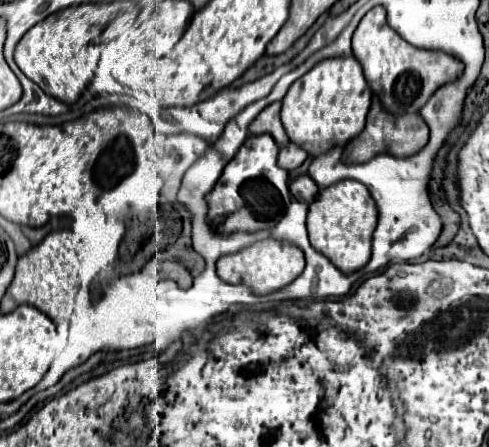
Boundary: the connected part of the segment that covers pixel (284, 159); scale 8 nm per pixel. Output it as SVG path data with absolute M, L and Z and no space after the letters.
M289 142L287 146L281 146L277 164L279 164L283 170L289 170L289 172L291 172L291 170L299 168L299 166L305 162L305 158L307 158L307 152L305 152L301 146Z

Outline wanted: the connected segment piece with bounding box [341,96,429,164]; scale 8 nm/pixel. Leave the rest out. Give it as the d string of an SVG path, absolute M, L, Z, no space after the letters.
M377 96L373 98L373 104L369 108L367 114L367 126L365 130L353 138L345 148L343 148L343 156L341 160L345 164L357 164L357 162L367 162L377 154L389 152L395 156L413 156L417 150L421 150L425 146L425 142L429 142L429 128L425 124L425 120L419 114L405 114L405 116L391 116L385 112L385 108L381 106L381 102L377 100Z

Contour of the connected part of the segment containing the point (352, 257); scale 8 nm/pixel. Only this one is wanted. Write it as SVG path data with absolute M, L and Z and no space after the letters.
M341 180L323 188L317 200L309 206L307 230L315 250L325 254L343 274L361 270L371 258L371 236L377 224L377 208L369 190L355 180Z

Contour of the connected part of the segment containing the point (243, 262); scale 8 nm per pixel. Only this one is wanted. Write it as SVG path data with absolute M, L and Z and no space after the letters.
M275 238L261 240L261 242L237 252L237 254L223 256L217 260L217 276L223 282L245 284L245 286L253 288L255 294L261 294L261 296L285 288L289 282L293 282L303 272L303 268L305 268L303 250L289 244L289 242L275 240Z

